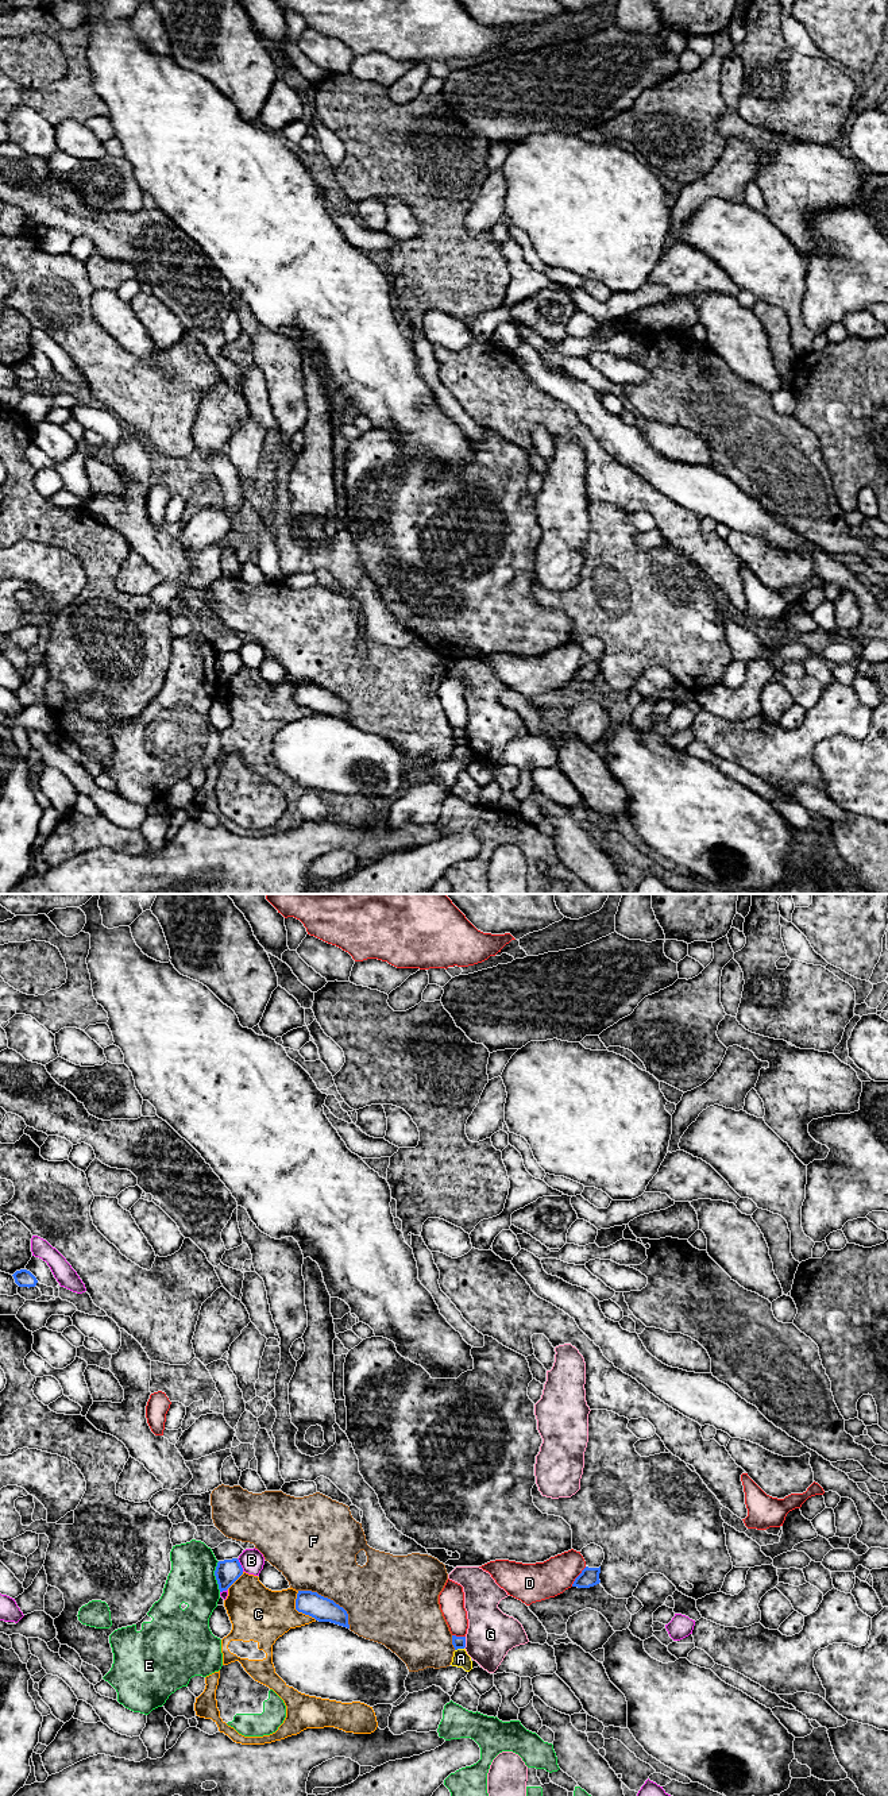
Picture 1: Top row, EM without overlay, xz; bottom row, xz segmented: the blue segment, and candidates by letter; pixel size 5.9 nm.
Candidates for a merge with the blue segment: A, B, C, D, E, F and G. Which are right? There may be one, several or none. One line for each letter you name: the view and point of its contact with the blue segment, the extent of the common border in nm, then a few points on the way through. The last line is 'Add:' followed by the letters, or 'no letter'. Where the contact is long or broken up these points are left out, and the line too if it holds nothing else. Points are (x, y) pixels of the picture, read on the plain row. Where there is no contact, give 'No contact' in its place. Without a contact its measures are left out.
Add: no letter

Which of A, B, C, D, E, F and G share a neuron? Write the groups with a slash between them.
A / B / C / D / E / F / G

